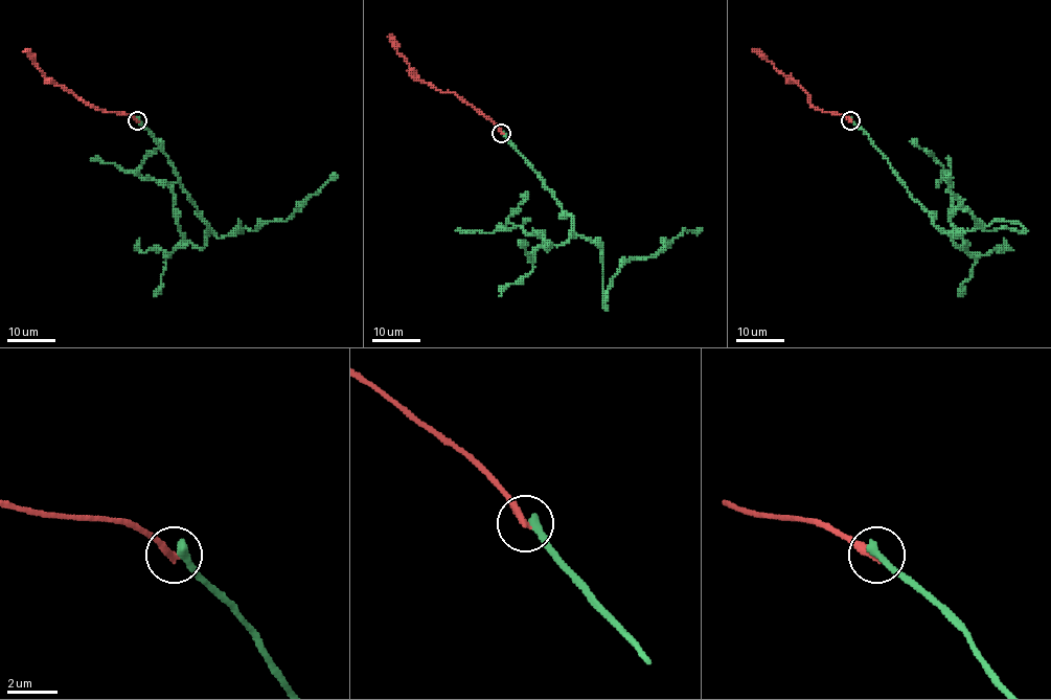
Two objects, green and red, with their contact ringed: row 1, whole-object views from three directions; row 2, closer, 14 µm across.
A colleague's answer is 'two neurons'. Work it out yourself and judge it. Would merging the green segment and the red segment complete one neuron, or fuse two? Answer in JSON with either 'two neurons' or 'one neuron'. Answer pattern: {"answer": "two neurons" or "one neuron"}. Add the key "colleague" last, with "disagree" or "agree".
{"answer": "two neurons", "colleague": "agree"}

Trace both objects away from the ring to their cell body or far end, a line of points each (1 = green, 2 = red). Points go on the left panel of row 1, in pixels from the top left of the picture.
1: (137, 120), (169, 160), (207, 231), (219, 238), (231, 234), (238, 219), (238, 230), (287, 219), (338, 178)
2: (137, 120), (127, 114), (93, 108), (62, 86), (55, 85), (25, 51)

